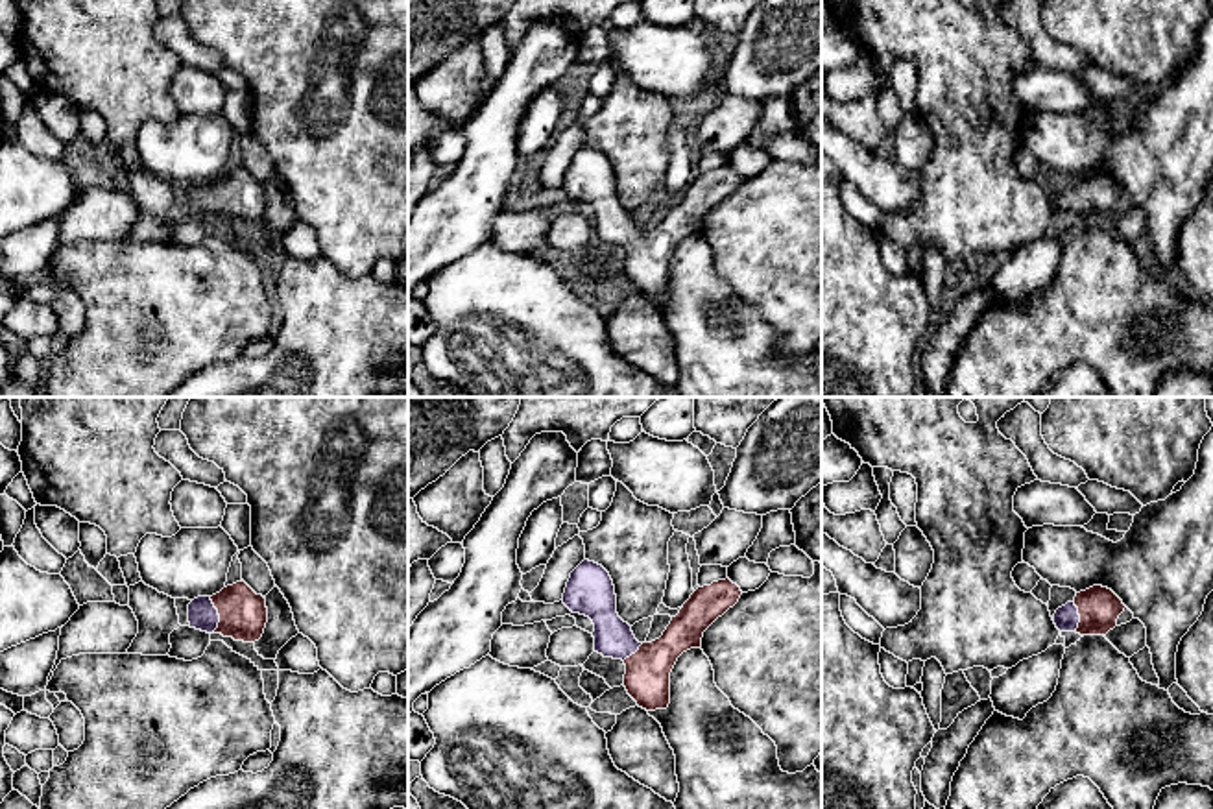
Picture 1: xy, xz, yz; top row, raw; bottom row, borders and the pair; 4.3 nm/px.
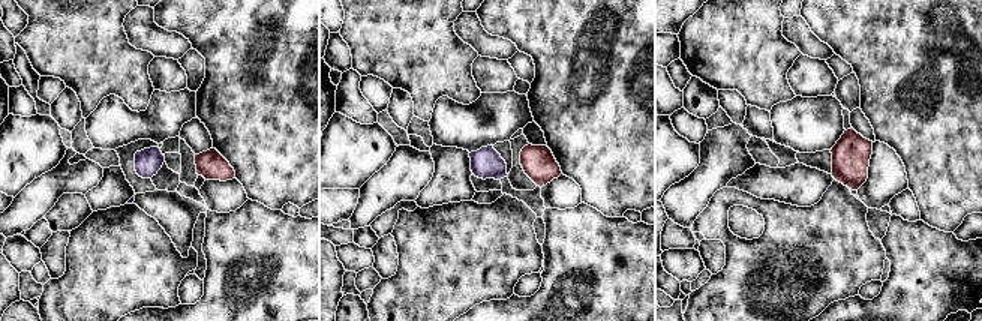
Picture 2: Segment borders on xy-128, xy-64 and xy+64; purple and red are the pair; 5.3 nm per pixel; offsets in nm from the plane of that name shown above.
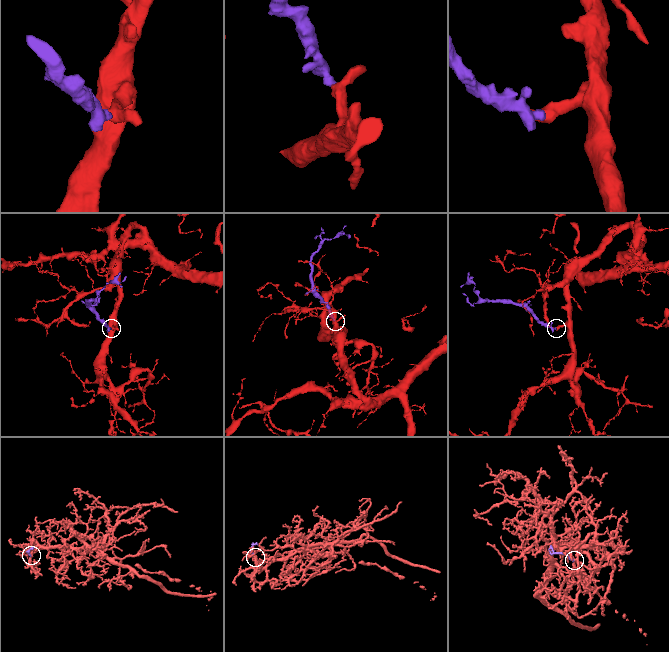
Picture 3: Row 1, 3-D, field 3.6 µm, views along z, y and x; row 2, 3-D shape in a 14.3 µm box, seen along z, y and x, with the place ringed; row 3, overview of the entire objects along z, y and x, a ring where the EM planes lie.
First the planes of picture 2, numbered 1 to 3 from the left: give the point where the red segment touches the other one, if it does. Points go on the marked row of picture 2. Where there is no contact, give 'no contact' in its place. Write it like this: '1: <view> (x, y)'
1: no contact
2: no contact
3: no contact

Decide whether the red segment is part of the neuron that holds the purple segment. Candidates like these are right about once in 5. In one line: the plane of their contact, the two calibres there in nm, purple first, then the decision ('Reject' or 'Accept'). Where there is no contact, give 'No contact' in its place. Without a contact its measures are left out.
Touches purple in xy. Thickness 130 nm (purple) against 200 nm. Accept

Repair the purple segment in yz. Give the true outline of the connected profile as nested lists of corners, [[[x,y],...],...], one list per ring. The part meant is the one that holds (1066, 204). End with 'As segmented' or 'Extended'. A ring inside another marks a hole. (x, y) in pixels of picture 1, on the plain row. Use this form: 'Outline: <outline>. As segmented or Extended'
Outline: [[[1093,172],[1076,179],[1073,188],[1058,194],[1052,207],[1060,218],[1106,222],[1117,212],[1117,205],[1124,194],[1123,187],[1111,175]]]. Extended

